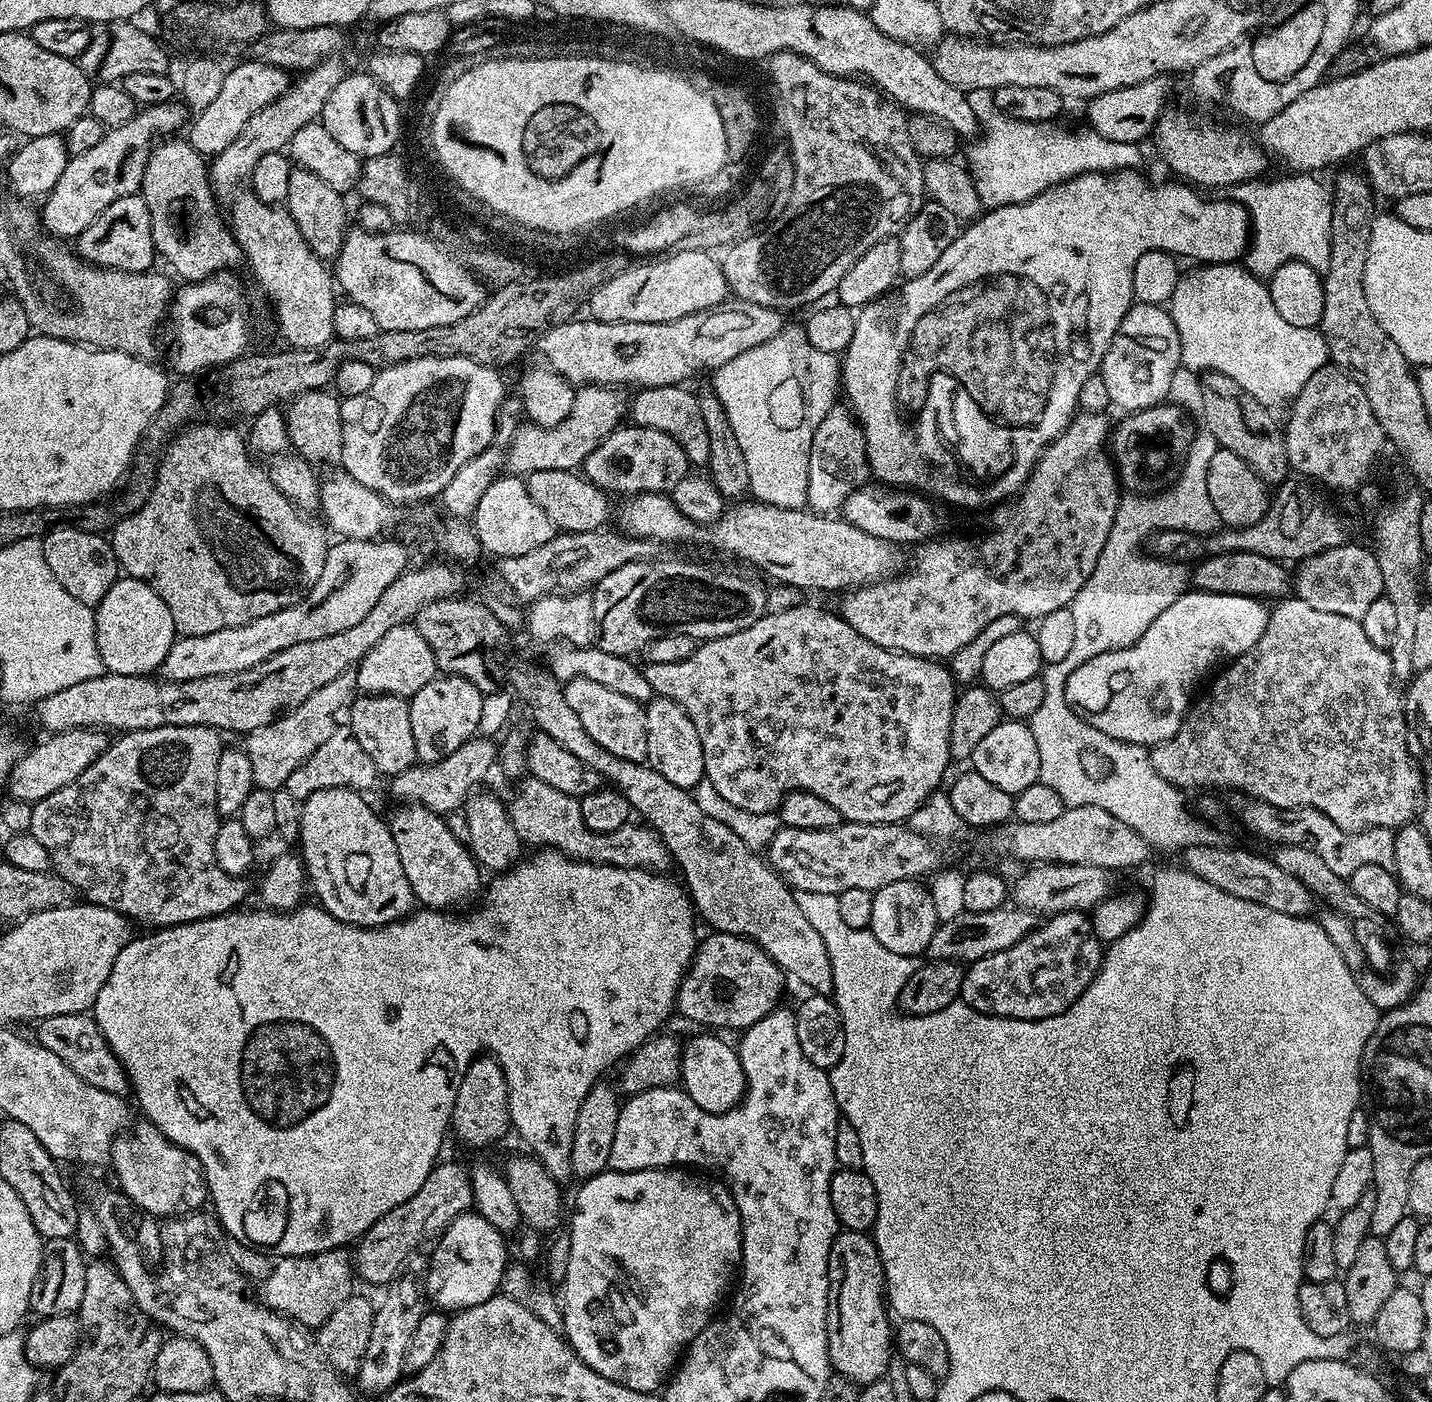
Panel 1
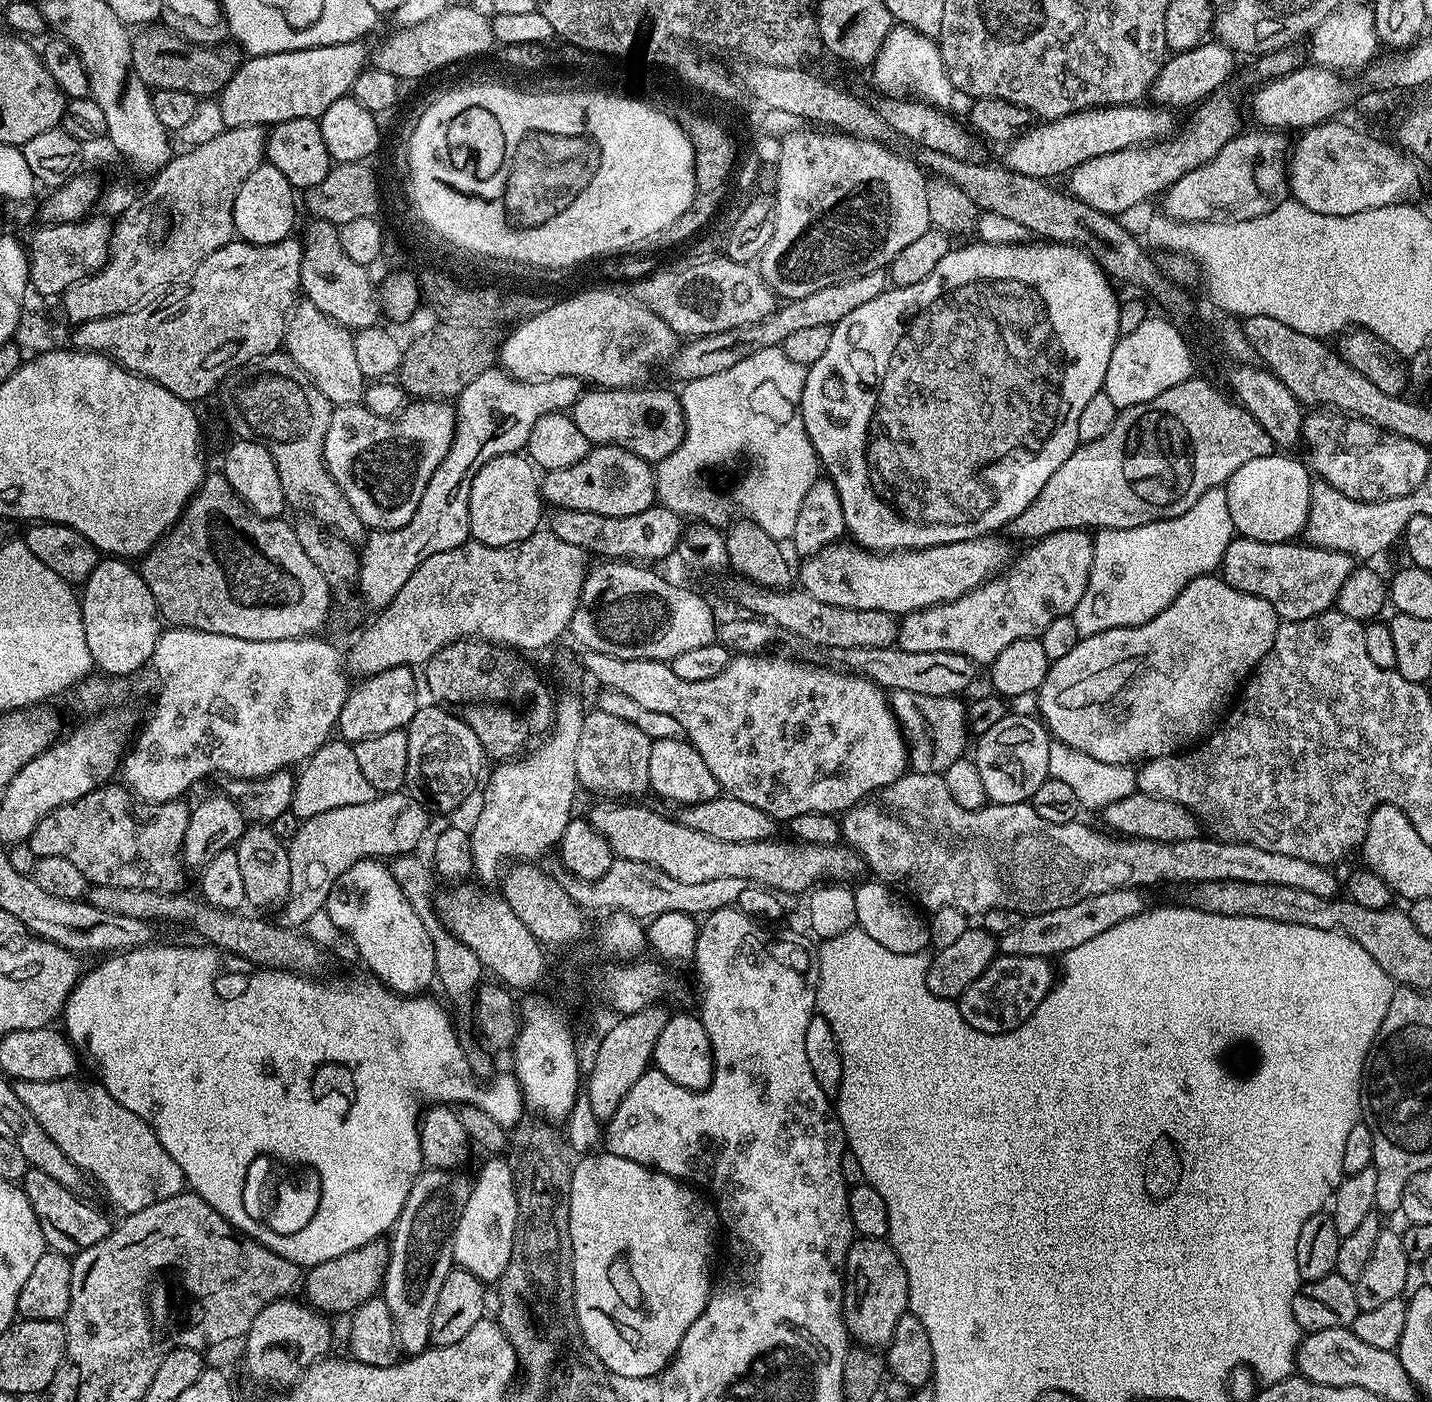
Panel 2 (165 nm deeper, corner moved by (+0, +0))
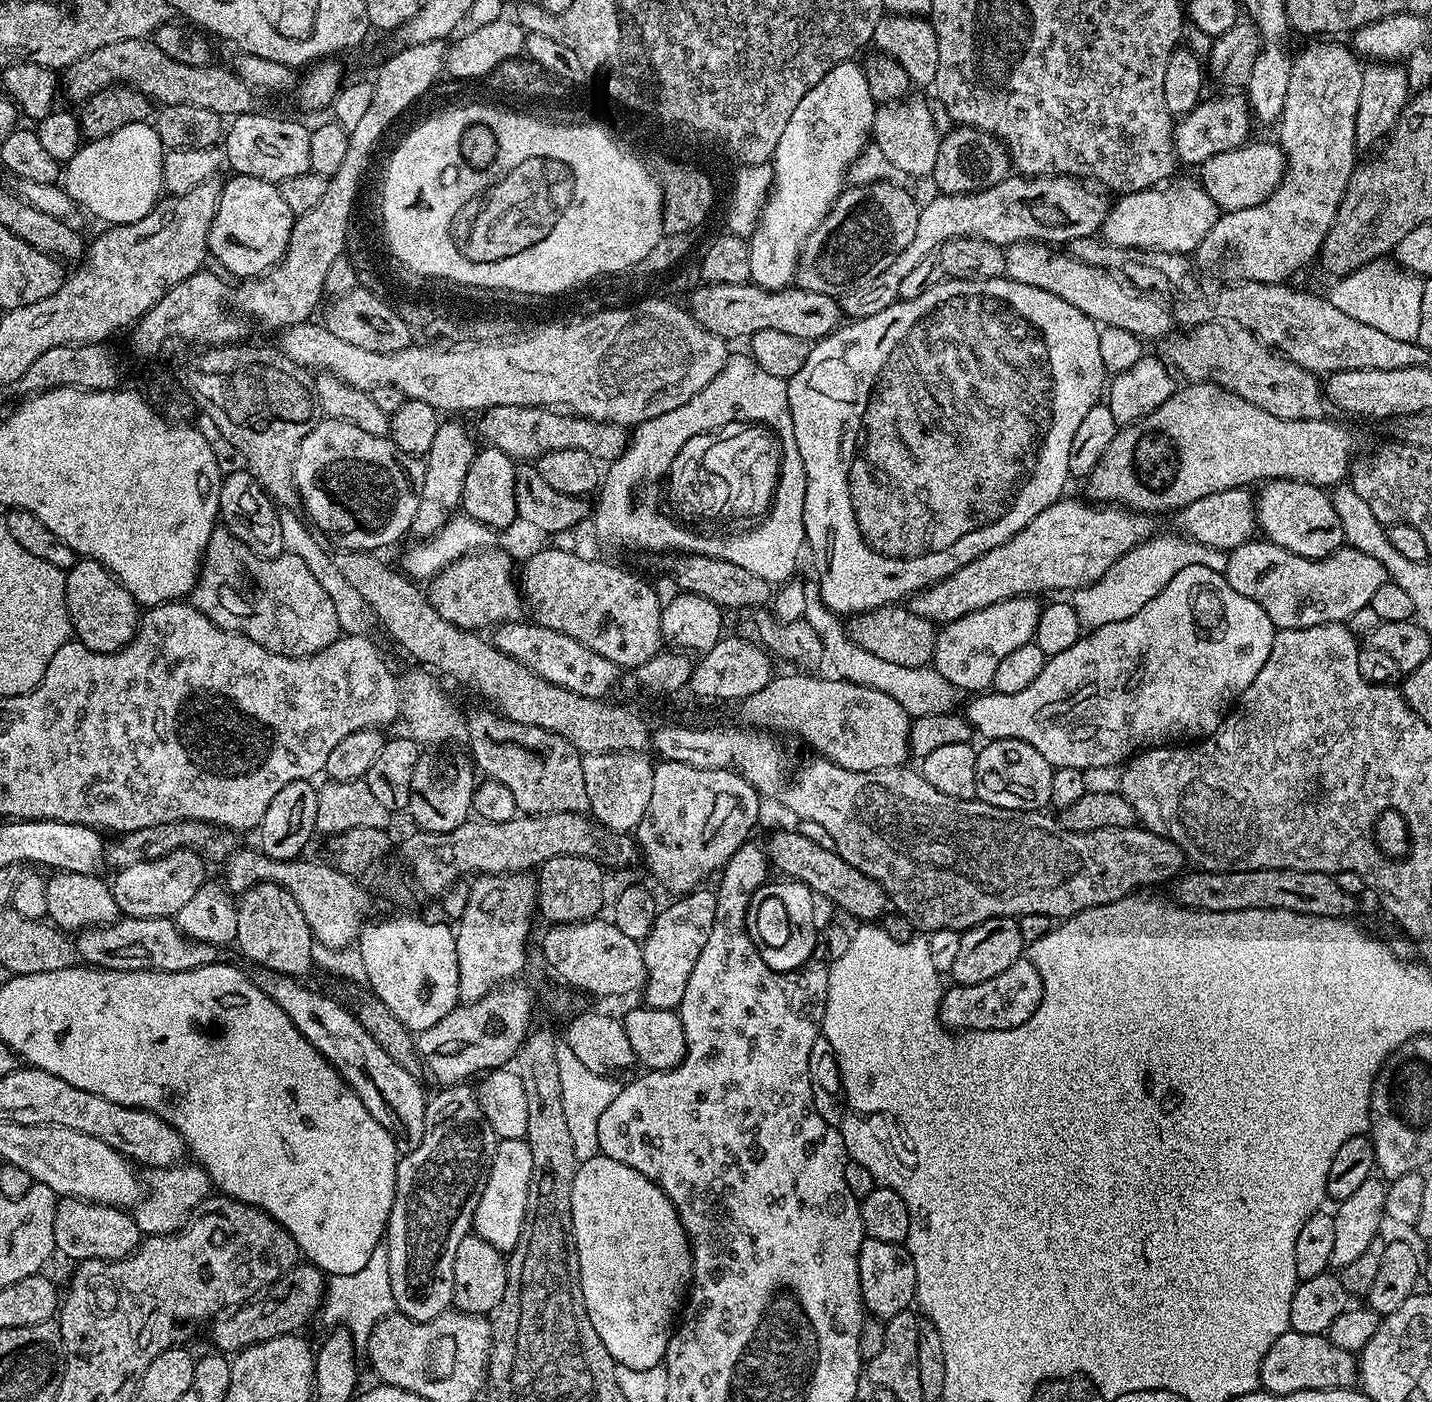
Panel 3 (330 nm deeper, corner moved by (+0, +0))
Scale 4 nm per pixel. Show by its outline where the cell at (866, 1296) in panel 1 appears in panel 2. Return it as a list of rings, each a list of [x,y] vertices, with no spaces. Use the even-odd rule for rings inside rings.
[[[869,1236],[853,1239],[848,1257],[844,1263],[844,1325],[848,1327],[848,1335],[857,1345],[864,1345],[867,1348],[883,1349],[890,1342],[890,1338],[894,1334],[894,1326],[898,1326],[898,1318],[902,1318],[908,1312],[908,1279],[906,1278],[906,1270],[902,1266],[902,1262],[898,1258],[898,1254],[893,1250],[891,1243],[887,1239],[875,1240]]]

